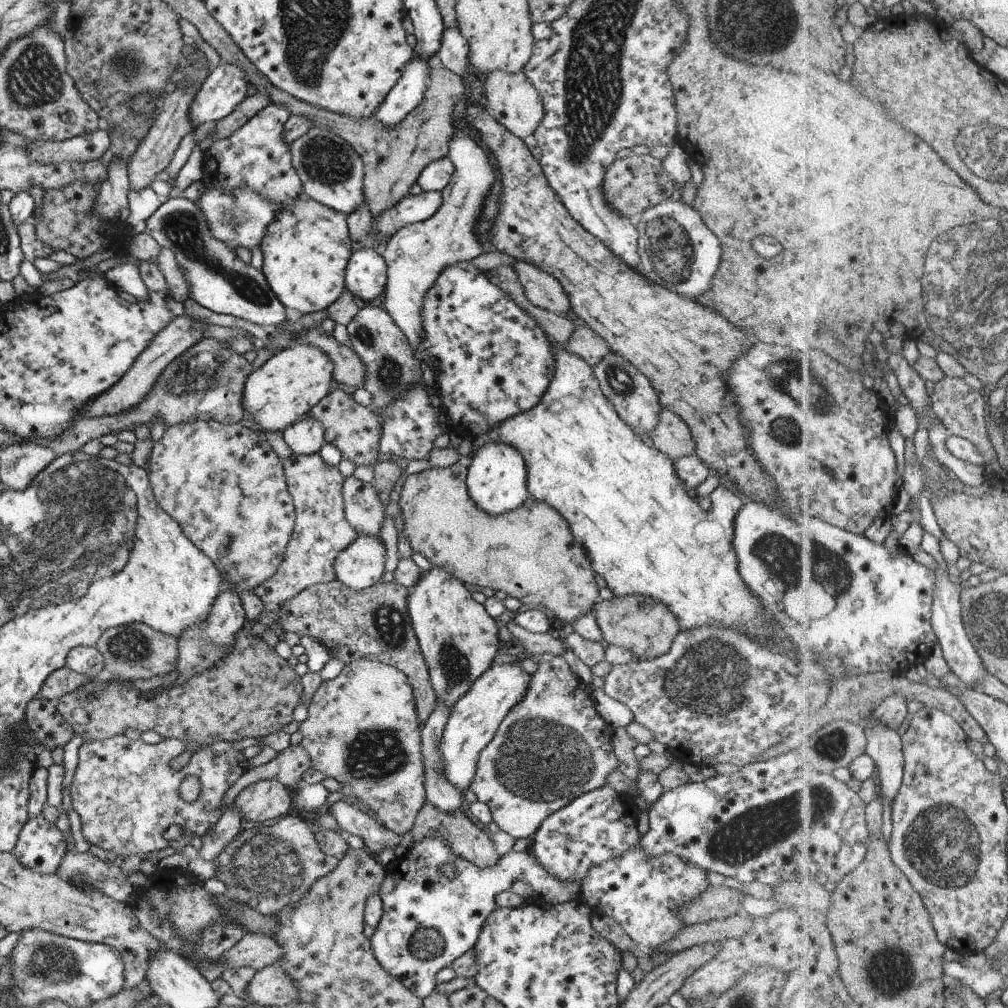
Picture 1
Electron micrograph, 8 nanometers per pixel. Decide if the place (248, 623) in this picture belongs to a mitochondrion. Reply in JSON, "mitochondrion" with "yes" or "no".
{"mitochondrion":"no"}

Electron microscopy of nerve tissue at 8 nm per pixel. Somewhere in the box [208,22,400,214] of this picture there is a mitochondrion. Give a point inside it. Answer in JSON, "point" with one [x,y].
{"point":[328,162]}

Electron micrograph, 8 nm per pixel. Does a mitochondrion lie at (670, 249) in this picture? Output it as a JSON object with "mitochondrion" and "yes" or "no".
{"mitochondrion":"yes"}

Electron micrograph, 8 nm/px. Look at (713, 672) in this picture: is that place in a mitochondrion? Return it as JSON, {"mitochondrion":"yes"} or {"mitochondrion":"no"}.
{"mitochondrion":"yes"}

